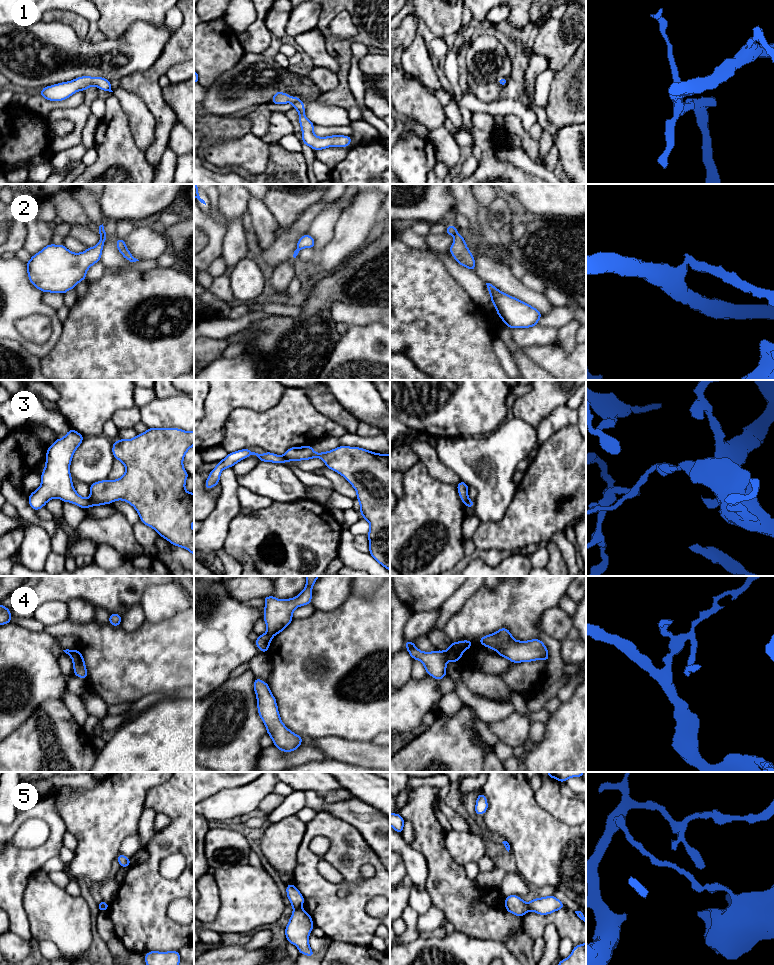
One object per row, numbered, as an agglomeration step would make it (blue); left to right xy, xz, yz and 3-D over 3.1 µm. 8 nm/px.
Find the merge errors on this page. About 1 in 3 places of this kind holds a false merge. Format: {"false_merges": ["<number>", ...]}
{"false_merges": ["2", "3", "4", "5"]}

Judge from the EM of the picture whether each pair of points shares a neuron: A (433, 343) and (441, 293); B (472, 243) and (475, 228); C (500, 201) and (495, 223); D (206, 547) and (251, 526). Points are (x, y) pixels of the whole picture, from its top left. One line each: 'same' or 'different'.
A: same
B: different
C: same
D: different

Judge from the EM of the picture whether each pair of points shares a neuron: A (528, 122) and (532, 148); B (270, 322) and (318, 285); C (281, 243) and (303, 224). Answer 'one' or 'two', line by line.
A: two
B: one
C: one

